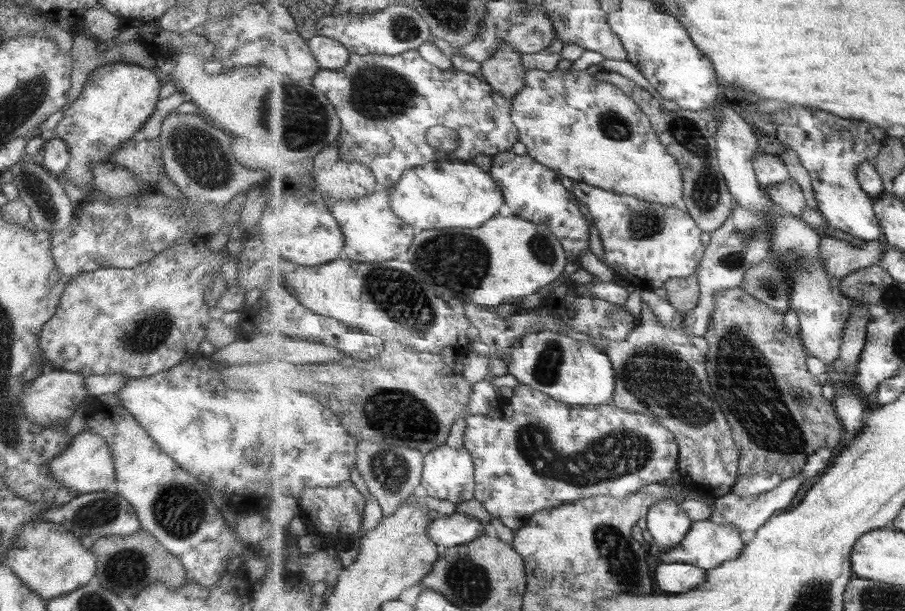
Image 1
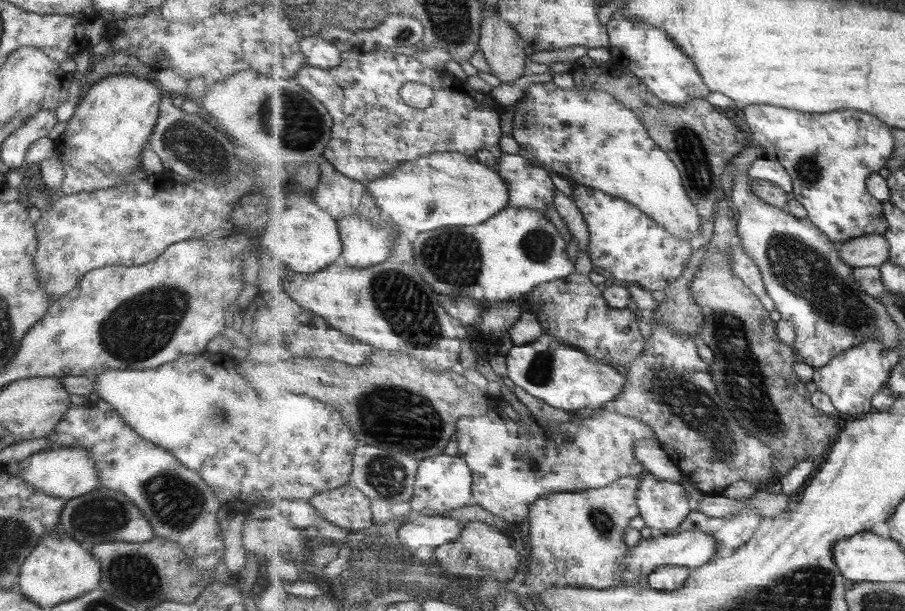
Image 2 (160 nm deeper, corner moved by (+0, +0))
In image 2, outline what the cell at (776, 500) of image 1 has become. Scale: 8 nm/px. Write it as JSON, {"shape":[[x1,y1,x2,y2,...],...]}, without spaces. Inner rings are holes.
{"shape":[[746,508,731,518,713,518,703,512,693,510,672,534,681,534,687,530,706,532,718,540,717,553,721,554,723,547,725,550,735,551,746,545,757,532,761,518,760,512,754,508]]}

